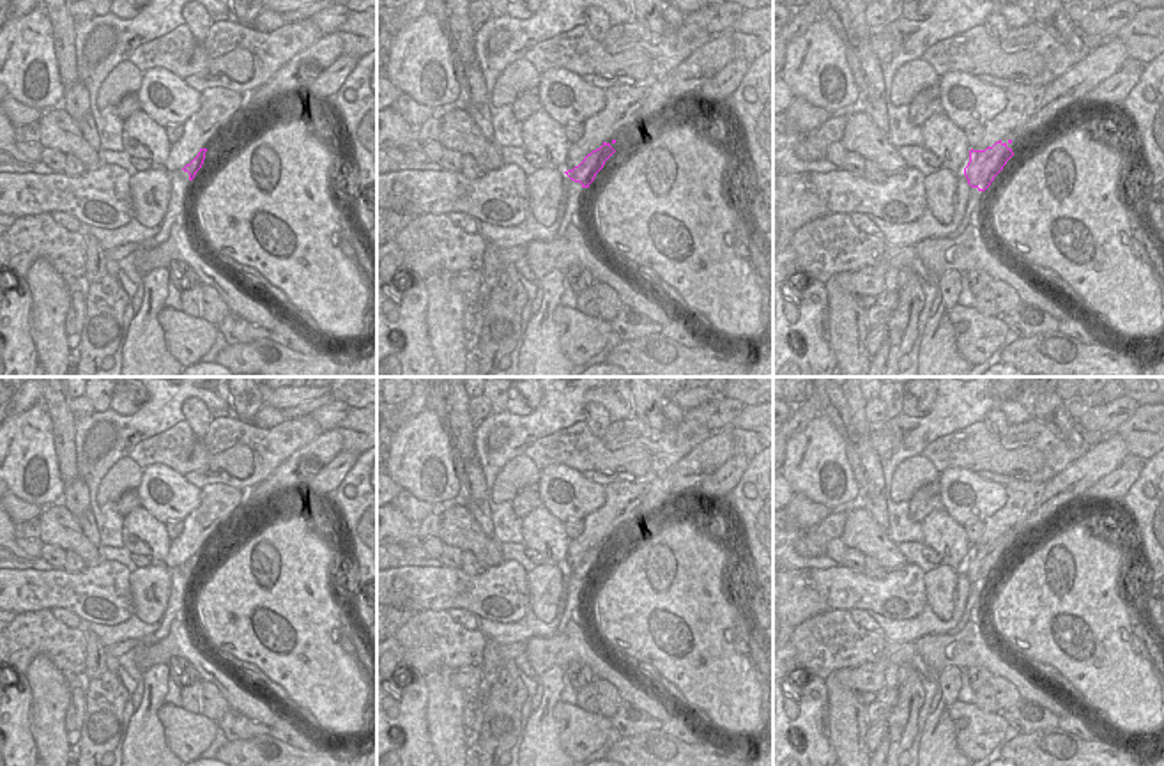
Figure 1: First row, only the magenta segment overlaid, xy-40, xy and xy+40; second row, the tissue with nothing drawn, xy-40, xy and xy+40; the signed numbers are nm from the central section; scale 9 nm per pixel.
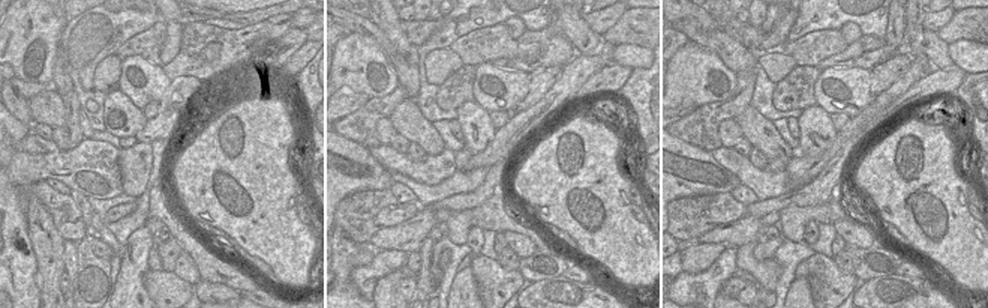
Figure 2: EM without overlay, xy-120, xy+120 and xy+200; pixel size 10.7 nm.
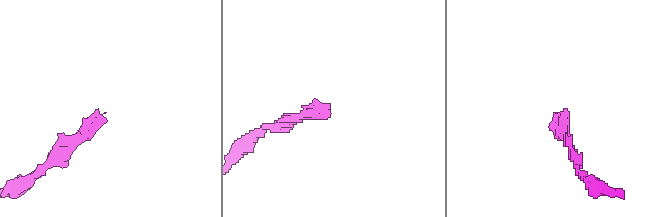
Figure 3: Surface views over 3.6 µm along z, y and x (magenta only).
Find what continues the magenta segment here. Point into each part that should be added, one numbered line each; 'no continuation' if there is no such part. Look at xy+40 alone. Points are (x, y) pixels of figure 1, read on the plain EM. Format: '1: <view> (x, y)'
1: xy+40 (1102, 459)

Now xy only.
1: xy (708, 457)

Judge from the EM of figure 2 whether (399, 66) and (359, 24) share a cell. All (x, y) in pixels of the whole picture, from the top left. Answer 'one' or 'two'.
one

